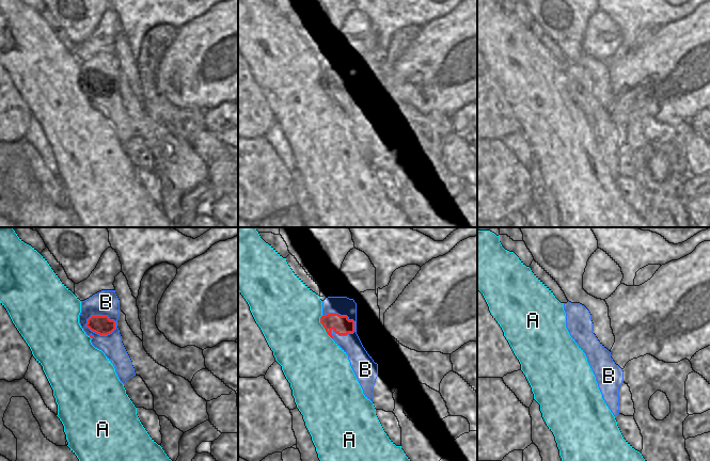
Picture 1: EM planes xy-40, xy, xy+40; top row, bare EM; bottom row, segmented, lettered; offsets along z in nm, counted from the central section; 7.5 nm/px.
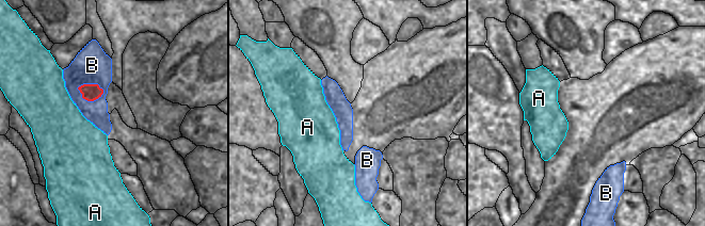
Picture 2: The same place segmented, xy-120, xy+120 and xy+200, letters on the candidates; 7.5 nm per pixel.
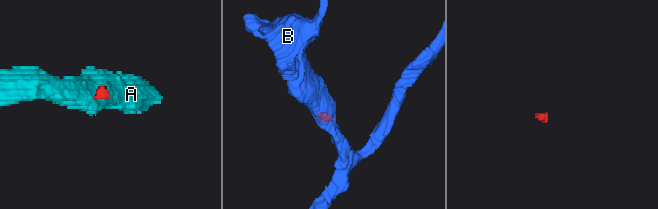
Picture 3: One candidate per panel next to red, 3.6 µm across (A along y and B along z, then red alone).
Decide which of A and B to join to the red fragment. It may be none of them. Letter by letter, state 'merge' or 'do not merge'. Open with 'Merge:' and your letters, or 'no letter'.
Merge: B
A: do not merge
B: merge

